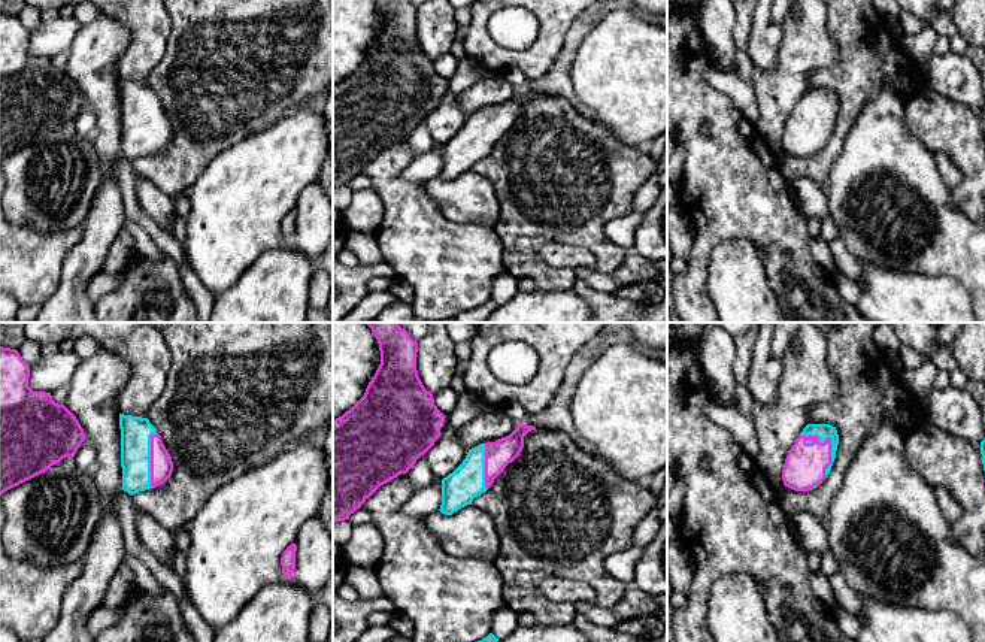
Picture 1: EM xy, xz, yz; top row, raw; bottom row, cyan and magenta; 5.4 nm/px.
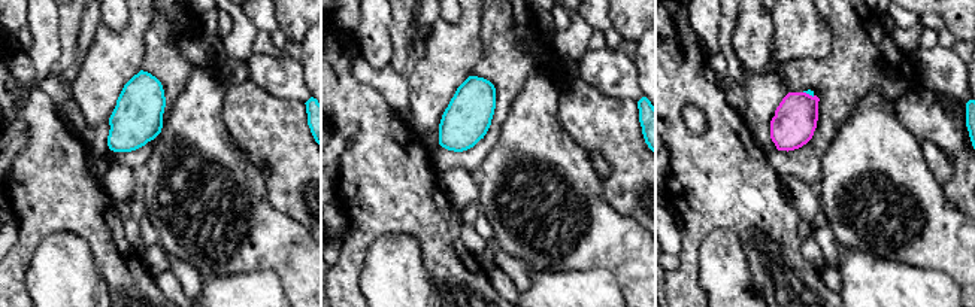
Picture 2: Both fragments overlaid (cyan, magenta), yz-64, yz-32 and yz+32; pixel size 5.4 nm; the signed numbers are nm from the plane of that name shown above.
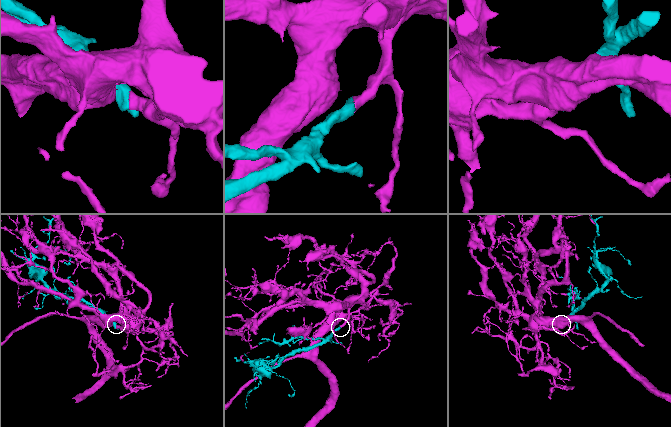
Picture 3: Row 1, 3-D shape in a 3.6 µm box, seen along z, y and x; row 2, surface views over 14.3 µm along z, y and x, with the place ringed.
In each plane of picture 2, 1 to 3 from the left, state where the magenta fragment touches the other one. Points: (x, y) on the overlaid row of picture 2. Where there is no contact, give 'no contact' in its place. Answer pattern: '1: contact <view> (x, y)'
1: no contact
2: no contact
3: contact yz+32 (810, 94)

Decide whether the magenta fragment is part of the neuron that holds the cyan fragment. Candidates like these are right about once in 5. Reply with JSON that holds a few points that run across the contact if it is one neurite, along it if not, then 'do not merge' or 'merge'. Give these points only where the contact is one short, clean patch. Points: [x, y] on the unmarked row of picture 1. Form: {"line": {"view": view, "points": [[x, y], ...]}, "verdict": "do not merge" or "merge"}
{"verdict": "merge"}

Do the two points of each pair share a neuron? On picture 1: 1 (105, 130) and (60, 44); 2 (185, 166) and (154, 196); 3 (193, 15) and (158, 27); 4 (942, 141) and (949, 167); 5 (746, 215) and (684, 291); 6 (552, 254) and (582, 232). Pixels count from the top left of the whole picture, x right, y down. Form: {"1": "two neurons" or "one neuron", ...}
{"1": "two neurons", "2": "two neurons", "3": "two neurons", "4": "two neurons", "5": "one neuron", "6": "two neurons"}

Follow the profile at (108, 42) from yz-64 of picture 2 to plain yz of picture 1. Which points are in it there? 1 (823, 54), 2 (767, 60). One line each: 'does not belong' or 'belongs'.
1: belongs
2: does not belong

